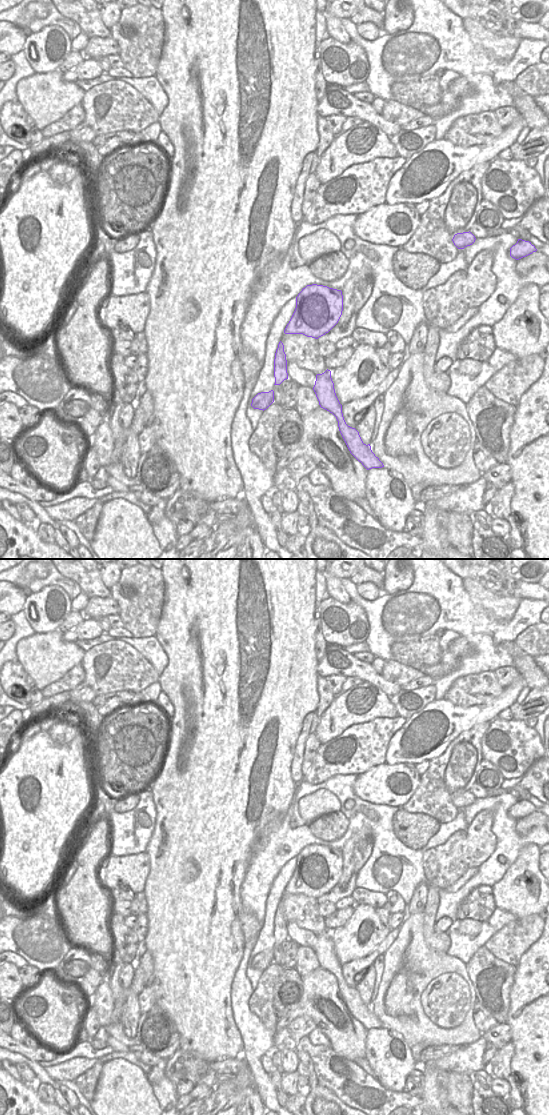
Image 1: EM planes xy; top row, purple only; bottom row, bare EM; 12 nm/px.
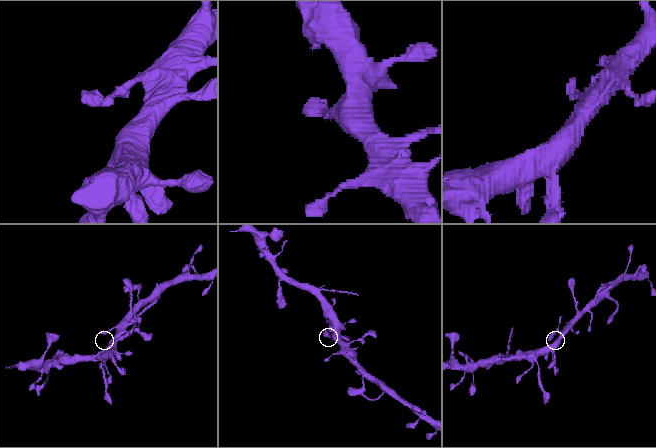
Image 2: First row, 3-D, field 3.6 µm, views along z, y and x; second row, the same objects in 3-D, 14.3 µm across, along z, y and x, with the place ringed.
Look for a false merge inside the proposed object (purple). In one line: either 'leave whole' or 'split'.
leave whole

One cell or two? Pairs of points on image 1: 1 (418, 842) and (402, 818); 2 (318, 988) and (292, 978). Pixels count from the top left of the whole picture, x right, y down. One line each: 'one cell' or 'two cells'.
1: one cell
2: two cells

